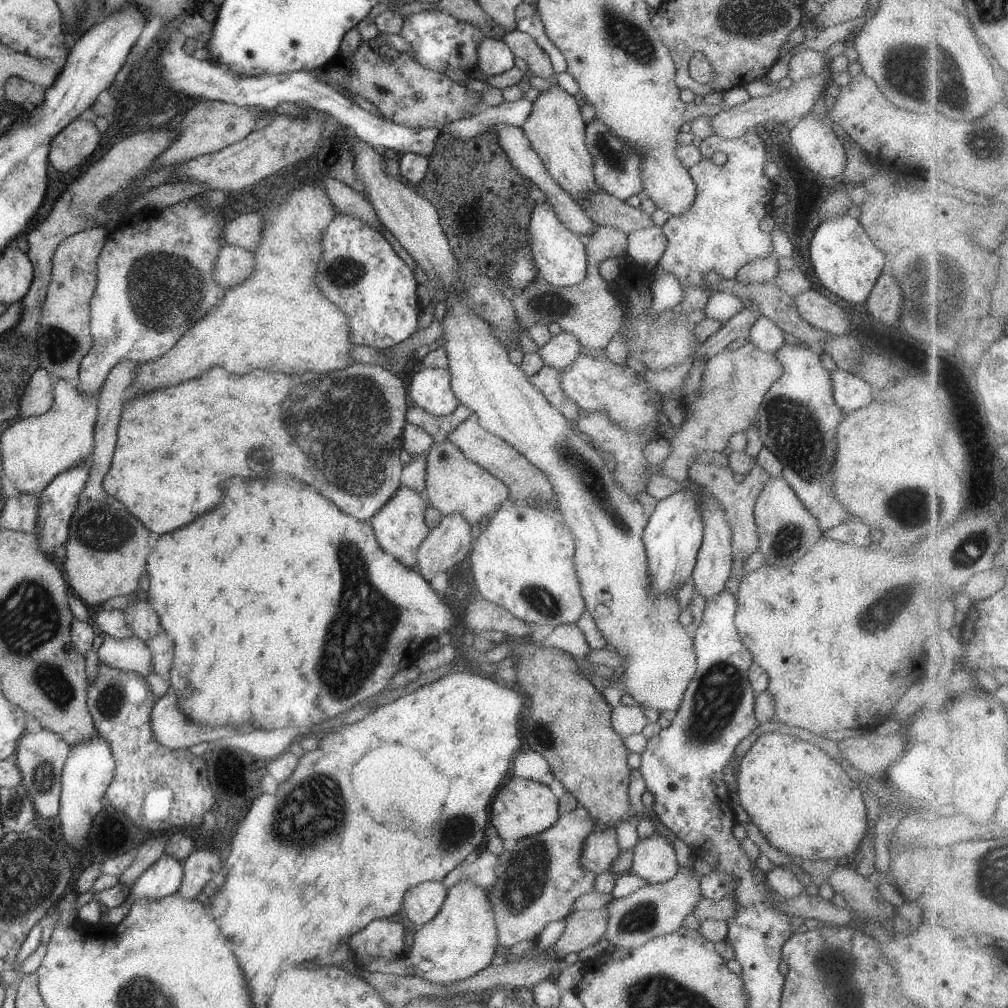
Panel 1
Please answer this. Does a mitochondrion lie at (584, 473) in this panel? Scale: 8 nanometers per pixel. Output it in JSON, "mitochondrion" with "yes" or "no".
{"mitochondrion":"yes"}

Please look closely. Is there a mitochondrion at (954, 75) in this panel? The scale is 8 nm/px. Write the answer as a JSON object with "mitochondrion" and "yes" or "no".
{"mitochondrion":"yes"}

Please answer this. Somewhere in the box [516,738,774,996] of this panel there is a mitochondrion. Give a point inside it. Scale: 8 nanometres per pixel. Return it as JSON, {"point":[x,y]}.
{"point":[637,918]}

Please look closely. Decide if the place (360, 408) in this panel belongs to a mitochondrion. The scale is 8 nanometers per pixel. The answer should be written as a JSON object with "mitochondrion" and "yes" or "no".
{"mitochondrion":"yes"}

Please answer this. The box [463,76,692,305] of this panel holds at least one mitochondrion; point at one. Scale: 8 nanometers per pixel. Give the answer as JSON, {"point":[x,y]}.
{"point":[617,159]}

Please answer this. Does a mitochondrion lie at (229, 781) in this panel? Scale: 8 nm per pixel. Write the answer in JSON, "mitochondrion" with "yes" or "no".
{"mitochondrion":"no"}

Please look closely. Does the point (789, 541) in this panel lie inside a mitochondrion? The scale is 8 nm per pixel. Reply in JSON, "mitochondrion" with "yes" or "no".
{"mitochondrion":"yes"}

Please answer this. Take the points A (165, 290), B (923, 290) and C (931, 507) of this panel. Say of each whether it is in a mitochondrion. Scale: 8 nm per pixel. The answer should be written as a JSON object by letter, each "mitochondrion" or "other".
{"A":"mitochondrion","B":"mitochondrion","C":"mitochondrion"}

